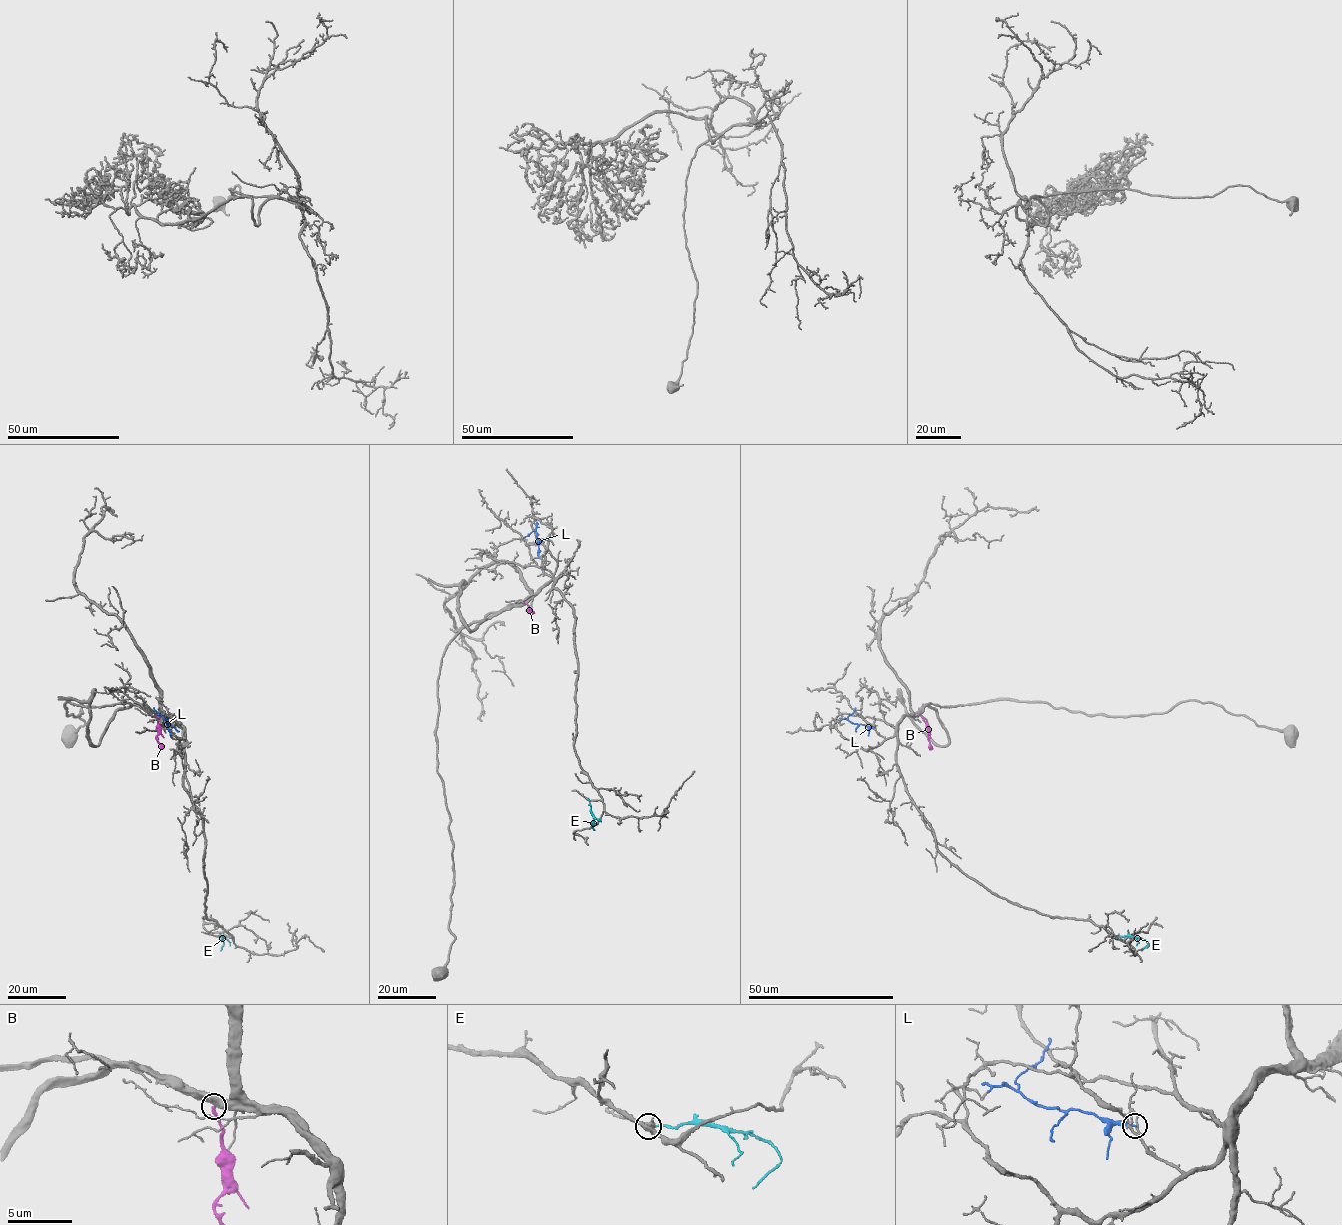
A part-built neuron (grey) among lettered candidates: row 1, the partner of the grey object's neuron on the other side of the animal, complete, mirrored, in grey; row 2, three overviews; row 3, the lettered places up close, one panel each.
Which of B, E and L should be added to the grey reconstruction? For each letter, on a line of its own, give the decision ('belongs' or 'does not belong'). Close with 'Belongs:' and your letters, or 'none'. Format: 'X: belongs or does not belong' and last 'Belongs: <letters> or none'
B: does not belong
E: does not belong
L: does not belong
Belongs: none

